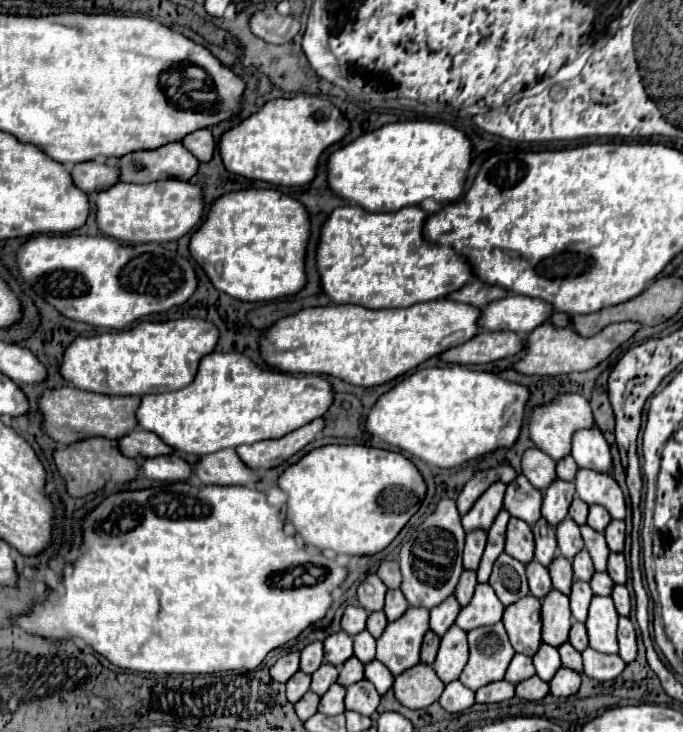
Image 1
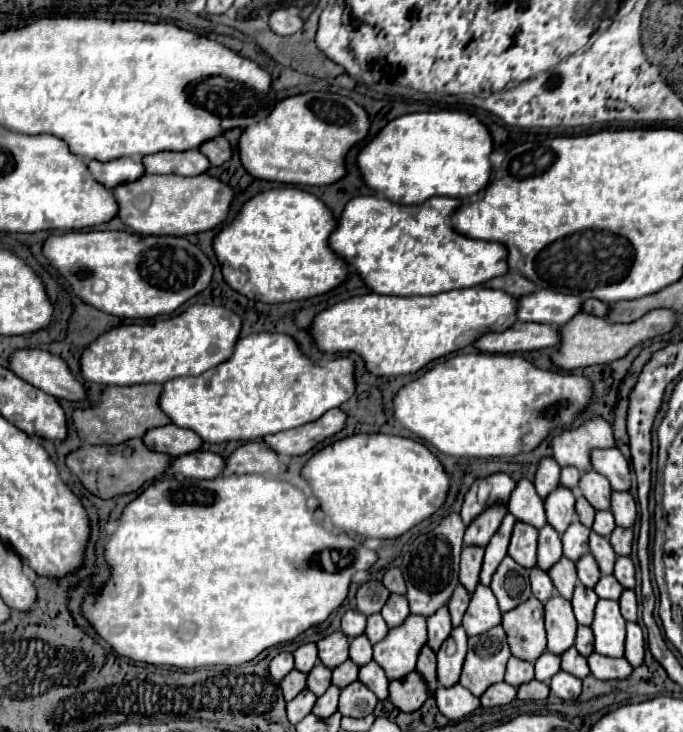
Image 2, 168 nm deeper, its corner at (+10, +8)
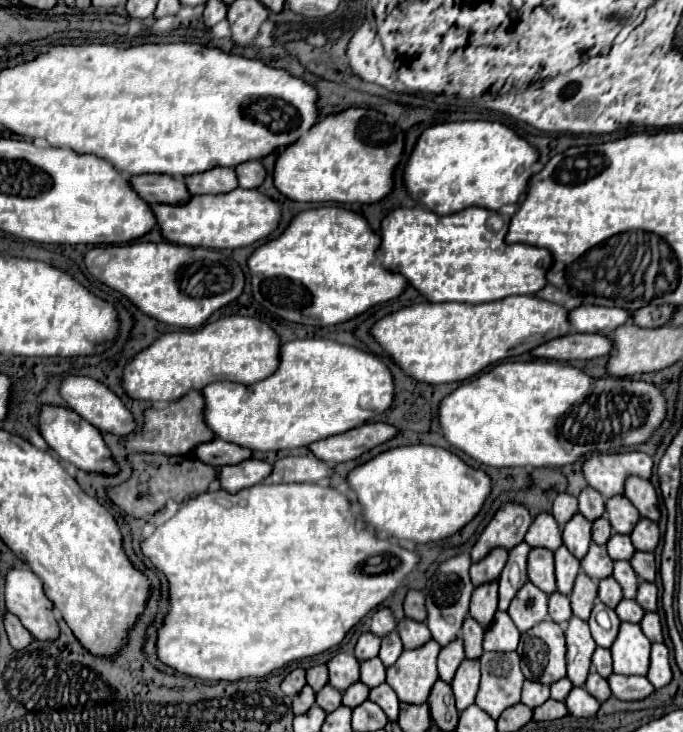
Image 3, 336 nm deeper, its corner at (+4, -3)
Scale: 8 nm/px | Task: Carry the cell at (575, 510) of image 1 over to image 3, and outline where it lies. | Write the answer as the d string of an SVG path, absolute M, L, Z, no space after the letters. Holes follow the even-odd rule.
M598 518L594 524L592 524L592 540L598 544L598 546L606 546L606 542L610 540L612 536L612 526L608 522L608 518Z

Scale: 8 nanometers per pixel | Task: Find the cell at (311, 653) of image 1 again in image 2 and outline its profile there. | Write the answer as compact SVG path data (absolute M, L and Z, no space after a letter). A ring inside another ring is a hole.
M306 643L306 645L300 645L296 651L294 651L294 667L302 673L310 673L310 669L316 665L318 661L318 649L314 643Z

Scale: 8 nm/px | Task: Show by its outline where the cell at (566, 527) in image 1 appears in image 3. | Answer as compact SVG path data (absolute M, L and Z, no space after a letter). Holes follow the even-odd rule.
M590 544L590 552L586 554L586 558L580 562L582 570L592 578L592 580L602 580L606 576L612 576L614 570L614 560L610 560L608 552L604 546L598 544Z

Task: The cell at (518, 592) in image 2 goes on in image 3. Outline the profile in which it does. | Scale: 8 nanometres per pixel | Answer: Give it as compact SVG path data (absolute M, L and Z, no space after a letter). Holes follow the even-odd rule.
M526 582L518 596L514 598L514 604L508 608L510 618L518 626L520 632L528 632L548 616L548 596L536 588L532 582Z

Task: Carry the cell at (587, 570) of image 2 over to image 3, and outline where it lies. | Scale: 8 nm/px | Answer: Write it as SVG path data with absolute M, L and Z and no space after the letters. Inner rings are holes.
M606 578L606 580L600 580L600 582L598 582L598 598L600 598L606 606L616 608L618 602L620 602L624 596L622 596L620 584L618 584L614 578Z

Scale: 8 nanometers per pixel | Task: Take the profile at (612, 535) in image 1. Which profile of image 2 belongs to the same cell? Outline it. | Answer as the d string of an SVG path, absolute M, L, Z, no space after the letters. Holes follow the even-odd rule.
M616 527L612 531L612 535L608 537L612 549L616 551L616 555L630 555L630 547L632 547L632 531L630 529L620 529Z

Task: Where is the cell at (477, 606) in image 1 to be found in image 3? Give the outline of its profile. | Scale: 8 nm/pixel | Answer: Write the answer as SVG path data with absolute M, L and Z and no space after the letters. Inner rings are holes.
M506 612L494 616L494 624L486 628L484 650L492 652L512 652L520 642L520 630L514 626L512 618Z

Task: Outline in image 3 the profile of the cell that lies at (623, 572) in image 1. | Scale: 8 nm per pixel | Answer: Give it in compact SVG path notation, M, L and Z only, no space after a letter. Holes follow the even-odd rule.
M640 582L636 602L642 604L646 612L658 612L658 588L650 582Z

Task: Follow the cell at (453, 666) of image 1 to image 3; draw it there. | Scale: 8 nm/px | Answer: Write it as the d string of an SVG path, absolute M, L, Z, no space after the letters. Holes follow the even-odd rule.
M464 660L462 668L458 668L458 676L454 676L452 682L456 708L460 712L464 712L468 706L474 704L478 686L480 686L480 664L474 664L474 660Z

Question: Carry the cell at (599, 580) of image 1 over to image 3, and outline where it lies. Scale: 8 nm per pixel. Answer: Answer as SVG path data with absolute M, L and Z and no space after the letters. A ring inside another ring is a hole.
M622 600L622 604L618 604L616 614L620 616L622 622L632 622L632 624L640 624L642 616L646 614L642 606L638 606L636 600Z

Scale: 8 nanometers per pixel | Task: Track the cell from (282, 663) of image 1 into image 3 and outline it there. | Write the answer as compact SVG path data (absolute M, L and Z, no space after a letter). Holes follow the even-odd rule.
M296 668L296 670L292 670L292 672L284 678L284 682L282 682L282 692L288 694L288 696L296 696L304 686L306 686L306 670Z

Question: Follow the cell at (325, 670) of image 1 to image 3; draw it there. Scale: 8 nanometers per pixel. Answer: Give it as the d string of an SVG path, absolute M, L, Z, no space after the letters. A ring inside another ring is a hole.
M326 684L326 688L322 688L322 692L316 694L316 704L324 710L324 712L334 712L340 704L342 704L342 694L332 688L330 684Z

